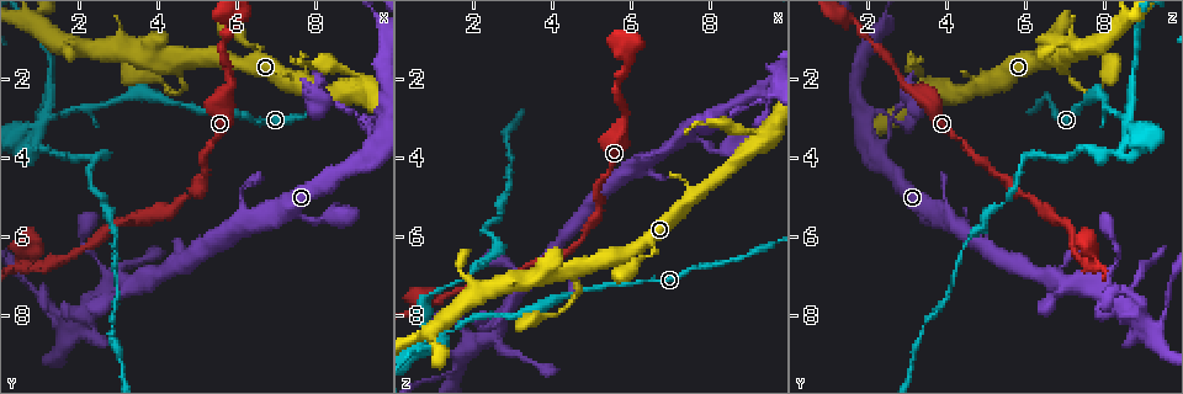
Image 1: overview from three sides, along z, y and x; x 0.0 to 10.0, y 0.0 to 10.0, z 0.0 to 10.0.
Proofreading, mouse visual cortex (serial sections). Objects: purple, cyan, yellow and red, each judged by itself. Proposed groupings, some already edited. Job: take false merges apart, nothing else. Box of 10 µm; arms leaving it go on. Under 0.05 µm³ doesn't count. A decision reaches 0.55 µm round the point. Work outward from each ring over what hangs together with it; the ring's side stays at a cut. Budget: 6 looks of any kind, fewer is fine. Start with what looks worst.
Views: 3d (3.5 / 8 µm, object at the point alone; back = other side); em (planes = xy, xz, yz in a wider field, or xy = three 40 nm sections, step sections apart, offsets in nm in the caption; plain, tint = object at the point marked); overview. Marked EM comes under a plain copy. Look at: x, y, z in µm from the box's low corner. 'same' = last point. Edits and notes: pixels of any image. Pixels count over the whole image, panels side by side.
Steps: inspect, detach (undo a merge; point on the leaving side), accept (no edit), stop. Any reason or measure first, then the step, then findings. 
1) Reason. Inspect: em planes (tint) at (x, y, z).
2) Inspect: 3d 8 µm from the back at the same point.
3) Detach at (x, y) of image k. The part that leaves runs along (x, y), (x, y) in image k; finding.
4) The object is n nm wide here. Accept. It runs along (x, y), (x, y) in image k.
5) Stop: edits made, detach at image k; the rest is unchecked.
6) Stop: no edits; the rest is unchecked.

Abrupt turn. Inspect: 3d 8 µm at (1.05, 3.20, 8.60).

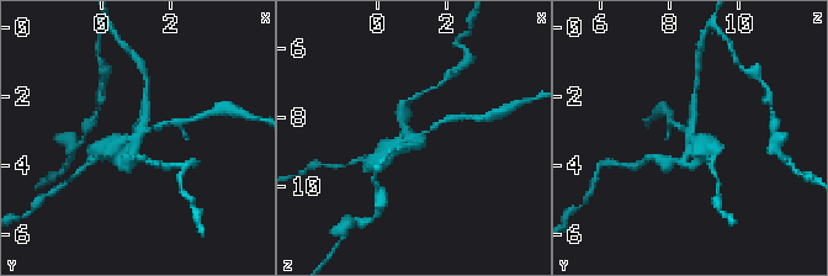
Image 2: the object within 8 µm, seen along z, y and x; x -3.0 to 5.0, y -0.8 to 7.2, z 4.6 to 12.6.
Inspect: 3d 3.5 µm at the same point.

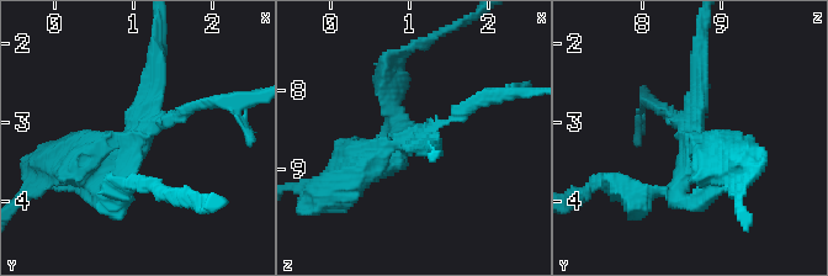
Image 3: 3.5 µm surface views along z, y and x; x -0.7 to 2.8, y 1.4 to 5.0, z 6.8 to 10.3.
Shape alone is not enough. Inspect: em xy step 3 (tint) at (1.10, 3.15, 8.60).

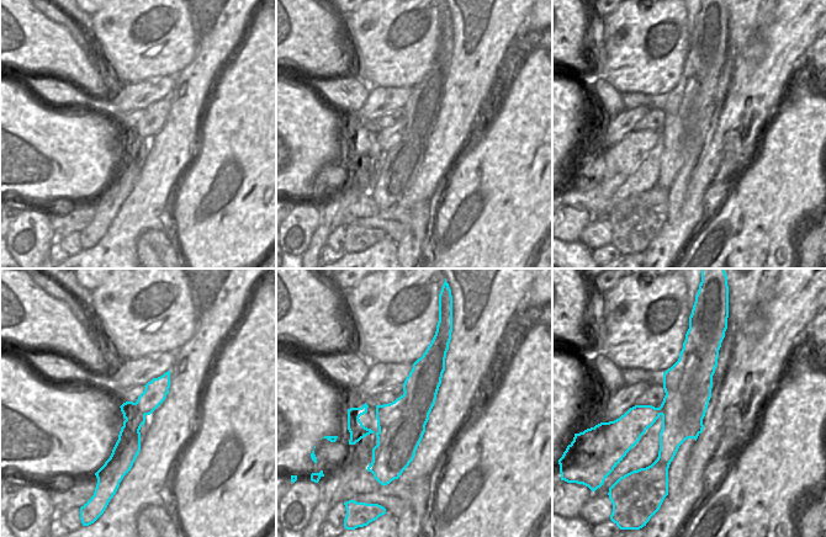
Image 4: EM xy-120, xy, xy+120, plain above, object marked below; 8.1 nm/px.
Detach at (392, 115) of image 3. The part that leaves runs along (139, 137), (110, 197) in image 3; a second cell is stuck on.

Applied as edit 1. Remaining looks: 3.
Calibre changes. Inspect: 3d 3.5 µm from the back at (1.20, 6.80, 7.55).

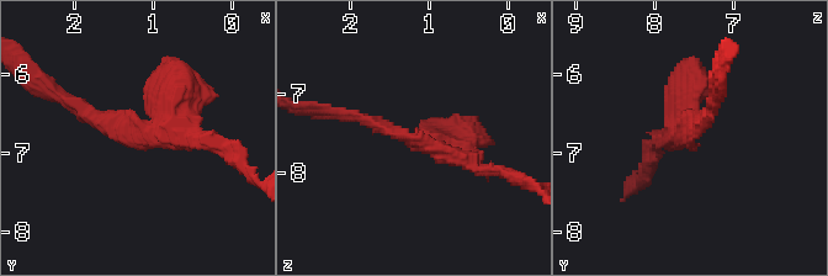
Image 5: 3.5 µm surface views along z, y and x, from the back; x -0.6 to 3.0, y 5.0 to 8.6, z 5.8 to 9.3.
Need the tissue. Inspect: em xy step 1 (tint) at (1.15, 6.75, 7.60).

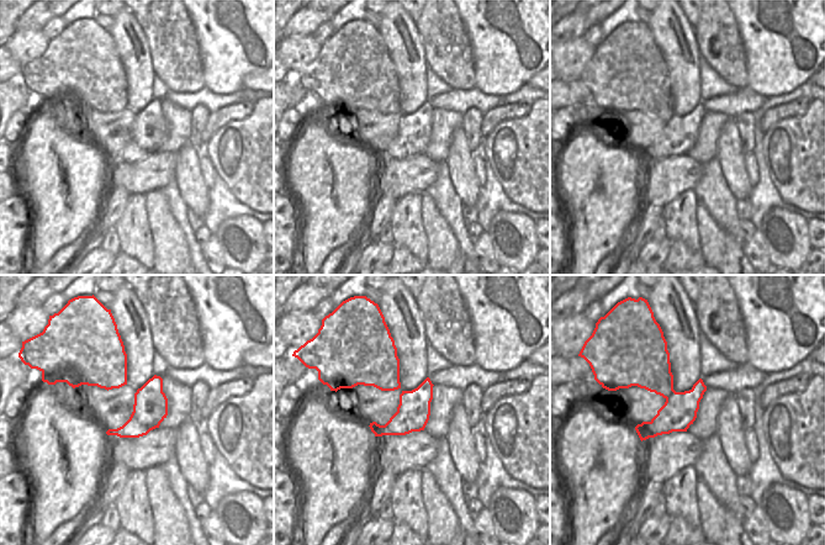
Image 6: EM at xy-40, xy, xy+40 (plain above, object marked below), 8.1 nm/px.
Accept. It runs along (348, 115), (419, 147), (479, 139) in image 5; continuous, no second cell.

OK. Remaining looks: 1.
Stop: edits made, detach at image 3; the rest is unchecked.

